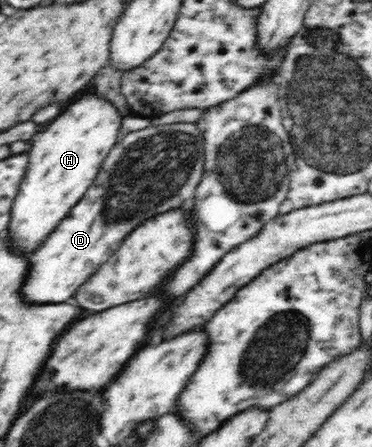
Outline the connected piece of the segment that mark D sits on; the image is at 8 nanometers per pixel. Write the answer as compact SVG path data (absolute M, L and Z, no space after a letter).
M178 122L178 124L148 126L148 128L144 128L144 130L136 130L136 132L130 132L129 134L126 134L126 136L122 136L116 146L110 150L106 160L102 163L100 172L98 176L96 176L94 184L90 186L88 192L82 196L82 198L70 209L70 212L58 223L58 226L56 226L56 228L43 240L42 246L29 256L30 272L28 272L28 276L26 276L26 280L24 280L22 288L20 288L20 293L22 293L23 296L22 299L30 303L61 303L73 301L76 289L81 287L82 284L90 278L90 275L98 270L98 267L101 264L110 260L110 256L114 256L114 252L120 248L119 244L124 240L124 237L128 236L138 224L148 220L150 216L156 216L158 212L163 213L170 210L170 208L176 208L176 206L180 206L184 200L194 197L201 182L203 165L205 162L204 158L204 138L195 123L186 124L186 122Z

